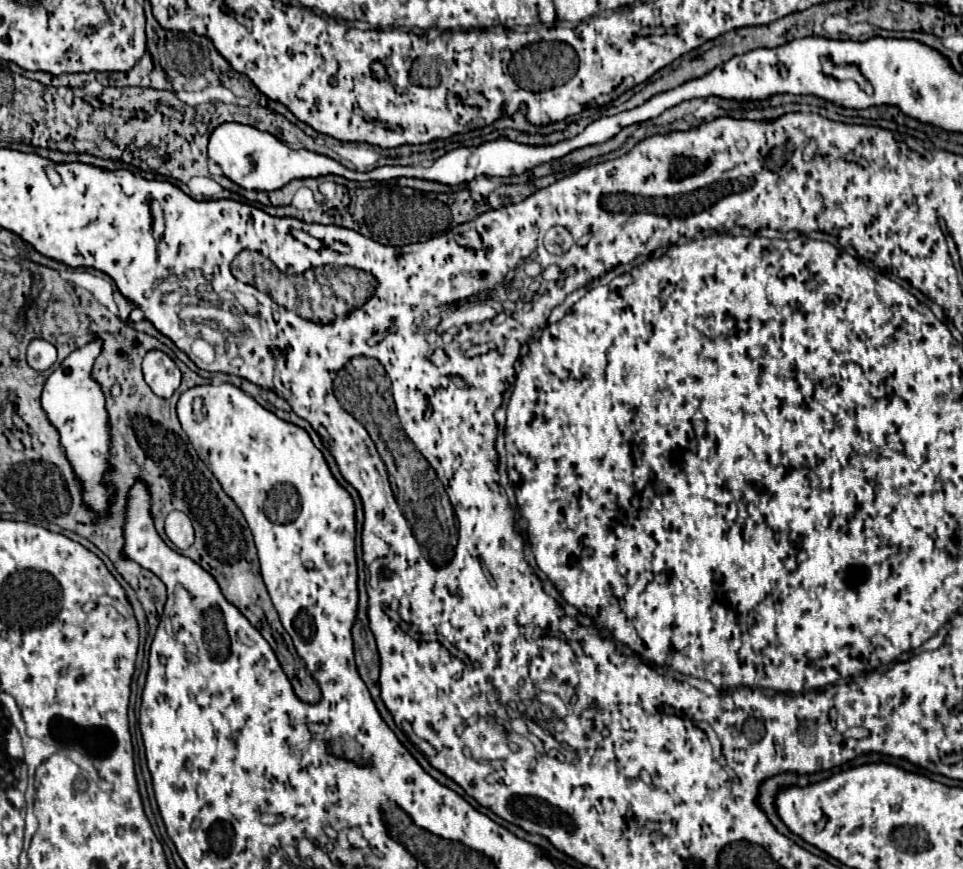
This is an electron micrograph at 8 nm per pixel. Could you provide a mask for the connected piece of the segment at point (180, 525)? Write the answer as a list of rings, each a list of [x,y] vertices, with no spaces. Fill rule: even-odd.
[[[171,511],[165,519],[165,533],[171,539],[173,545],[179,549],[187,549],[193,543],[193,527],[191,521],[185,513],[181,511]]]

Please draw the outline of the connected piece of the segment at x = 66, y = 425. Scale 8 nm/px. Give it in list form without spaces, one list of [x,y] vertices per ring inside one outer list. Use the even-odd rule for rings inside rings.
[[[95,337],[93,341],[89,341],[81,349],[73,351],[49,375],[43,395],[41,395],[43,409],[45,409],[47,417],[51,419],[51,423],[57,427],[57,431],[61,435],[61,443],[67,451],[67,457],[71,459],[71,465],[75,467],[75,475],[85,487],[83,499],[93,511],[103,511],[107,507],[107,497],[109,497],[109,489],[101,483],[101,479],[107,471],[105,457],[107,457],[107,451],[111,445],[107,411],[105,411],[105,397],[99,389],[99,385],[89,375],[93,361],[101,353],[101,349],[103,349],[103,339]]]

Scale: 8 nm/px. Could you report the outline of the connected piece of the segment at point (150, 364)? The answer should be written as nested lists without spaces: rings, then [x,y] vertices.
[[[149,351],[145,355],[143,375],[153,393],[163,399],[169,399],[181,383],[179,367],[163,351]]]

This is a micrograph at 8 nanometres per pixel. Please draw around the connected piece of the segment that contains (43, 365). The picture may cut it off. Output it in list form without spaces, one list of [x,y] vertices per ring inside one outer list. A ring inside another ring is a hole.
[[[34,339],[27,348],[27,363],[37,371],[49,369],[53,365],[53,361],[55,361],[53,357],[55,357],[55,347],[45,339]]]

